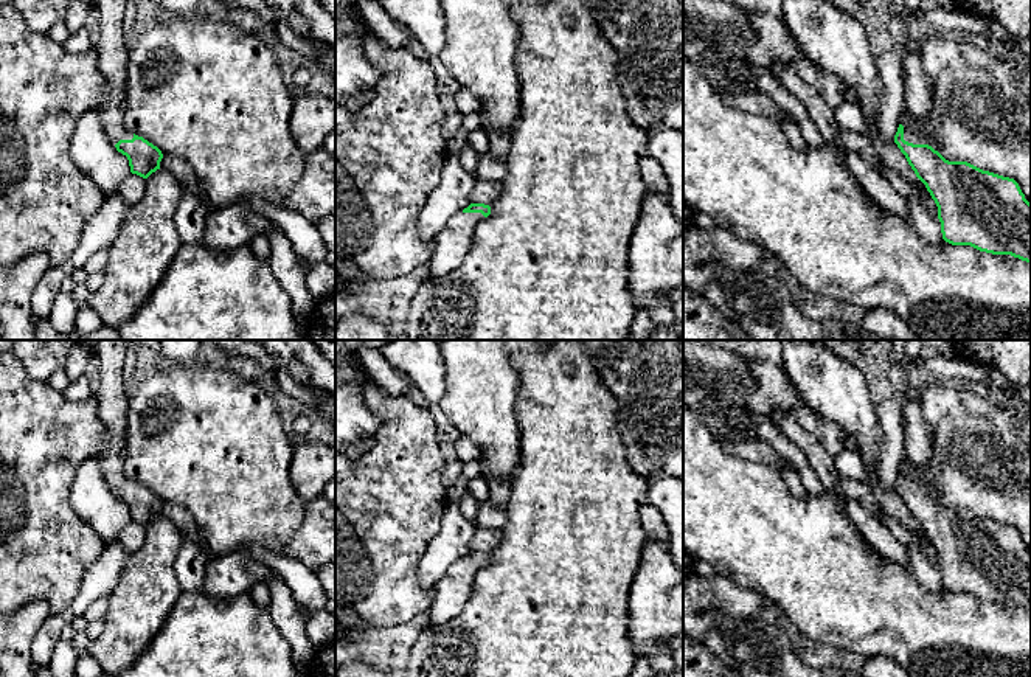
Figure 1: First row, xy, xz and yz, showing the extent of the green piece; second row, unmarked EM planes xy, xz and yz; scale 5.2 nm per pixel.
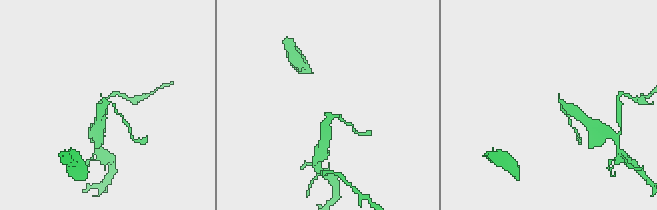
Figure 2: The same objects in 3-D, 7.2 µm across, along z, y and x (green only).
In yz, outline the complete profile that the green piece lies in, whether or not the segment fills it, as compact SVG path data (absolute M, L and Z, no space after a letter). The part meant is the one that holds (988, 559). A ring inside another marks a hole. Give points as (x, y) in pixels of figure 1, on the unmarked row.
M899 472L894 491L905 503L916 525L925 533L938 554L942 587L952 593L970 593L992 602L1011 602L1031 612L1031 551L1014 526L983 519L967 509L949 509L939 500L929 477Z

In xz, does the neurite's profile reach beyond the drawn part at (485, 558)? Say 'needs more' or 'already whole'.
needs more

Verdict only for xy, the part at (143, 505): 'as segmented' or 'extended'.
extended

